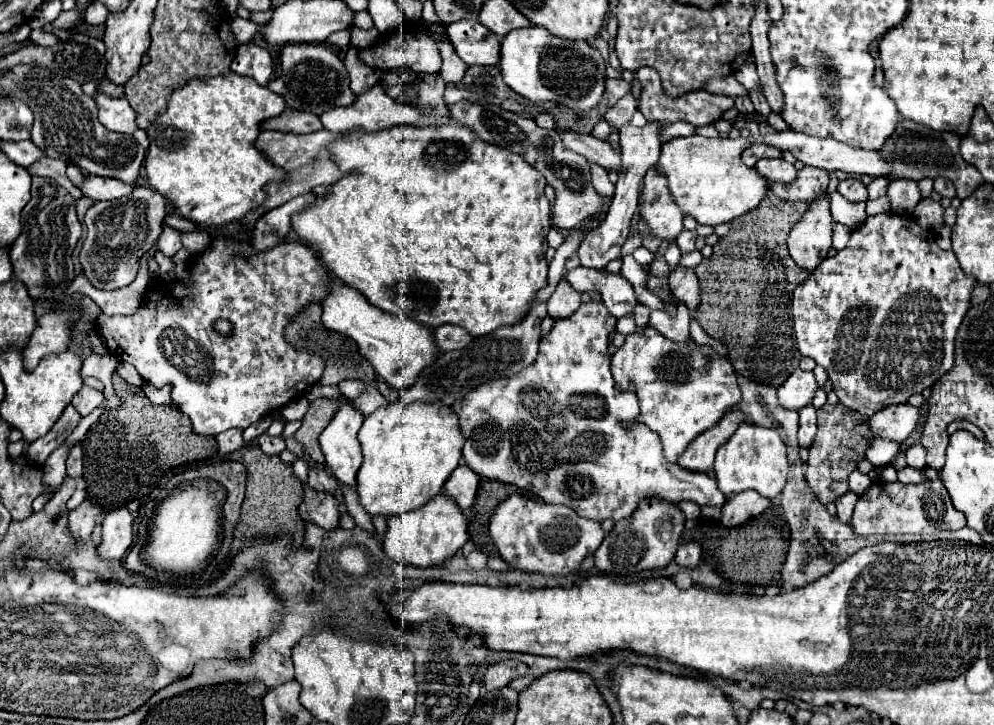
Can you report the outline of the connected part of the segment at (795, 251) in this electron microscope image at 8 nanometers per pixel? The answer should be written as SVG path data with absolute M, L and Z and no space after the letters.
M819 196L809 202L809 208L789 232L787 248L791 258L801 268L817 268L831 248L833 216L829 196Z

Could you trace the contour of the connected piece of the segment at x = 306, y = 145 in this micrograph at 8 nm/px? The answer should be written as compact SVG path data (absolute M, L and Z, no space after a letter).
M263 130L259 134L259 148L263 148L263 152L267 152L269 160L273 164L279 164L281 168L287 168L287 172L291 172L291 178L283 184L269 184L267 186L267 204L263 204L263 208L257 208L255 212L251 212L251 216L247 216L247 220L243 220L249 228L255 226L257 218L263 216L261 212L269 212L271 208L277 208L281 204L285 204L287 200L301 196L301 194L309 194L315 186L325 184L331 186L335 182L341 180L341 170L337 166L337 162L331 158L333 154L329 152L329 144L339 140L337 134L329 132L329 130L319 130L319 132L311 132L311 134L293 134L293 132L271 132L271 130Z

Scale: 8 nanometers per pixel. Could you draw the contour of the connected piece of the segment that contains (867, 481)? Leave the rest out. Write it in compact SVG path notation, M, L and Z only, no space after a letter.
M855 470L851 476L849 476L849 488L855 492L855 494L863 494L863 492L867 492L867 488L871 486L873 482L871 482L871 478L867 476L867 474L863 474L863 472L859 472L859 470Z

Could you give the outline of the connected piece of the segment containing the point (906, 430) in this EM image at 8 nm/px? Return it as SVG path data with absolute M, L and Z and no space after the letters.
M903 402L885 410L879 410L871 418L871 430L885 440L905 442L907 436L917 428L919 424L919 408Z

